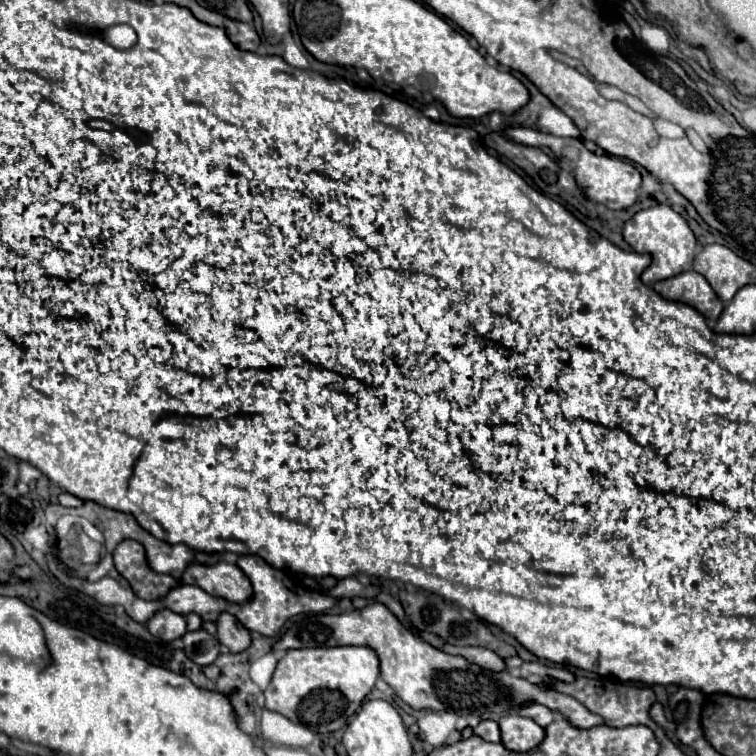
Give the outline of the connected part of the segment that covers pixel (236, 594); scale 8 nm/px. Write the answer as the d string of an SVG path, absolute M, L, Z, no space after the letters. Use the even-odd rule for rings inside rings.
M220 561L216 565L190 563L184 575L186 575L182 577L184 583L198 585L206 593L214 597L222 597L226 601L244 603L252 595L252 587L246 575L236 565L226 563L226 561Z

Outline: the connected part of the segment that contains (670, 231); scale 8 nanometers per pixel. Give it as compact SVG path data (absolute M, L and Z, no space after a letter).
M656 205L644 211L638 211L632 219L624 223L624 241L632 247L636 253L648 253L652 255L652 267L648 267L642 273L642 281L646 285L652 285L656 281L680 275L682 271L692 269L694 251L696 251L696 237L688 223L668 205Z

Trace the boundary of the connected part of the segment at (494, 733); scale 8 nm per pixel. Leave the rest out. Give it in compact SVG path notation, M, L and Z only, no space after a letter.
M482 721L480 725L474 727L474 733L480 735L484 741L500 743L500 727L496 721Z

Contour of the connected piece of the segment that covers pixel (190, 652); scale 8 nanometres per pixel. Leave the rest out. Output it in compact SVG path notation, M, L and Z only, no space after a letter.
M206 629L188 631L184 637L184 653L198 665L212 665L216 657L220 655L220 643L214 635L210 635Z

